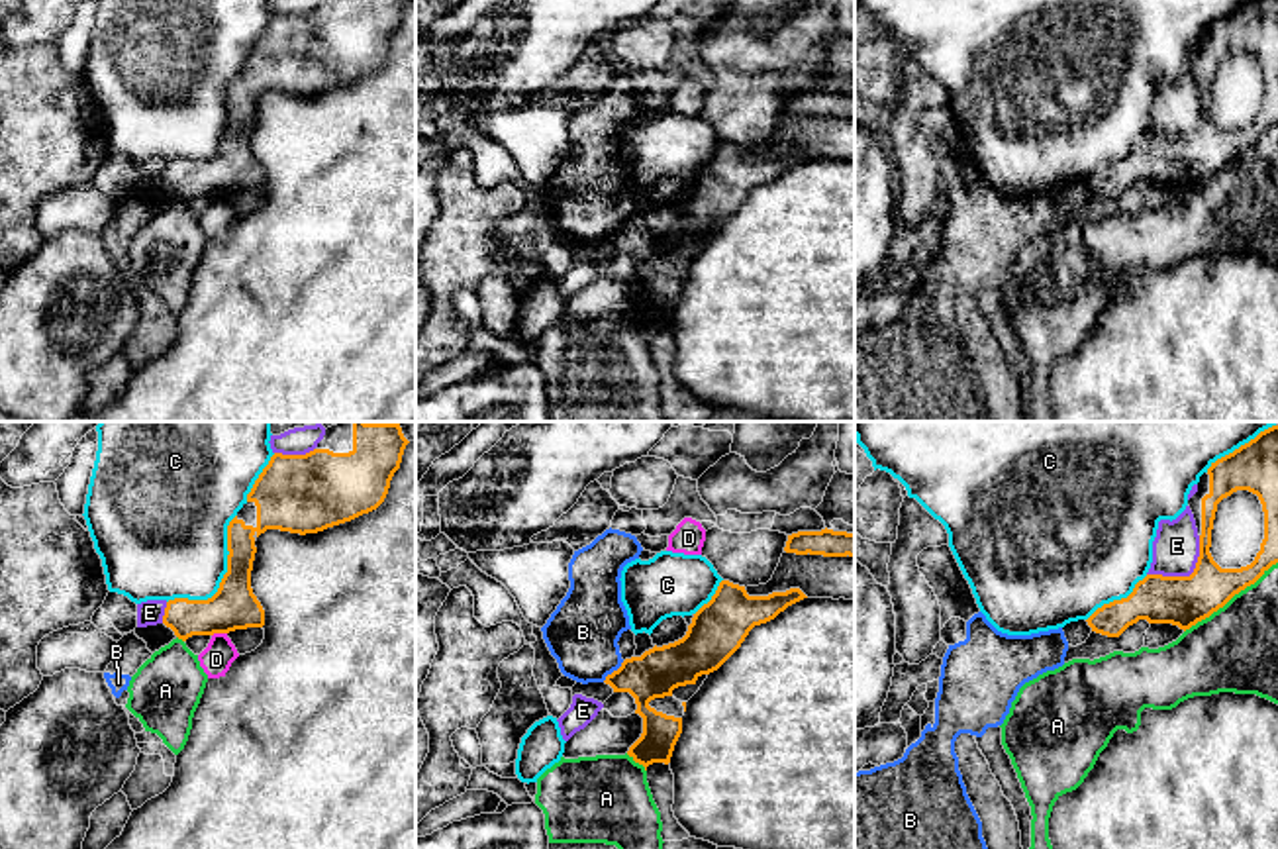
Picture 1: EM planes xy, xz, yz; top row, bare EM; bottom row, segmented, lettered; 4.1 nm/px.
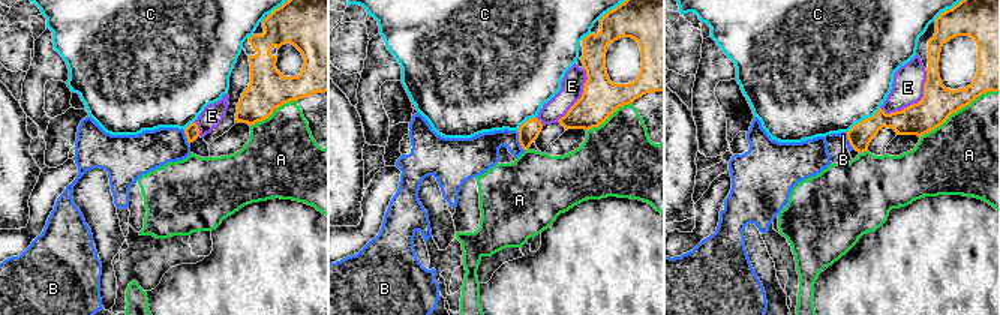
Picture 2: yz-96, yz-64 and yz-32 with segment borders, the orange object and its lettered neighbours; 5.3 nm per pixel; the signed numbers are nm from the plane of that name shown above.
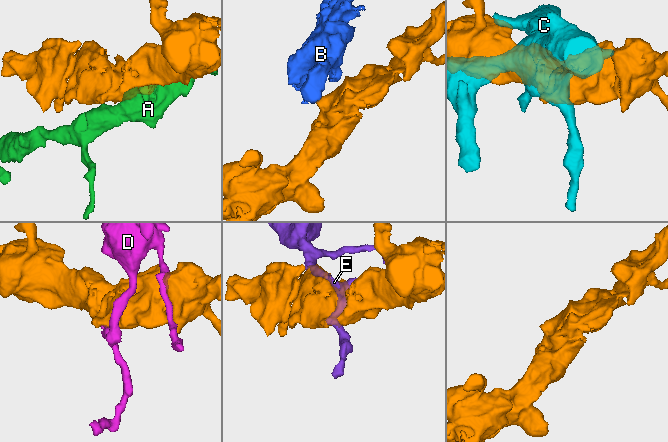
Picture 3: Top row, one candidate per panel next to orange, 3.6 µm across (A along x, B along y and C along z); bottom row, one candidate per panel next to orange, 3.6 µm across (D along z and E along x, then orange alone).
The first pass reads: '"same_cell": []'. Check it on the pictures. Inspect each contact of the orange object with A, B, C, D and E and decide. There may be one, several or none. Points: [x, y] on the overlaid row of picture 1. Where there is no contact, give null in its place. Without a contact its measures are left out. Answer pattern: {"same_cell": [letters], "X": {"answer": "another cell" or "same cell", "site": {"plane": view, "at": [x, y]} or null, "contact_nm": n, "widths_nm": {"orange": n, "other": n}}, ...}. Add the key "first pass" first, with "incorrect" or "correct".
{"first pass": "correct", "same_cell": [], "A": {"answer": "another cell", "site": {"plane": "yz", "at": [1229, 599]}, "contact_nm": 480, "widths_nm": {"orange": 200, "other": 360}}, "B": {"answer": "another cell", "site": {"plane": "xz", "at": [614, 671]}, "contact_nm": 130, "widths_nm": {"orange": 190, "other": 300}}, "C": {"answer": "another cell", "site": {"plane": "xy", "at": [224, 577]}, "contact_nm": 460, "widths_nm": {"orange": 190, "other": 440}}, "D": {"answer": "another cell", "site": {"plane": "xy", "at": [218, 632]}, "contact_nm": 70, "widths_nm": {"orange": 190, "other": 130}}, "E": {"answer": "another cell", "site": {"plane": "yz", "at": [1186, 577]}, "contact_nm": 280, "widths_nm": {"orange": 200, "other": 190}}}

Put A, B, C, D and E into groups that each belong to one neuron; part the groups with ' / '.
A / B / C / D / E

